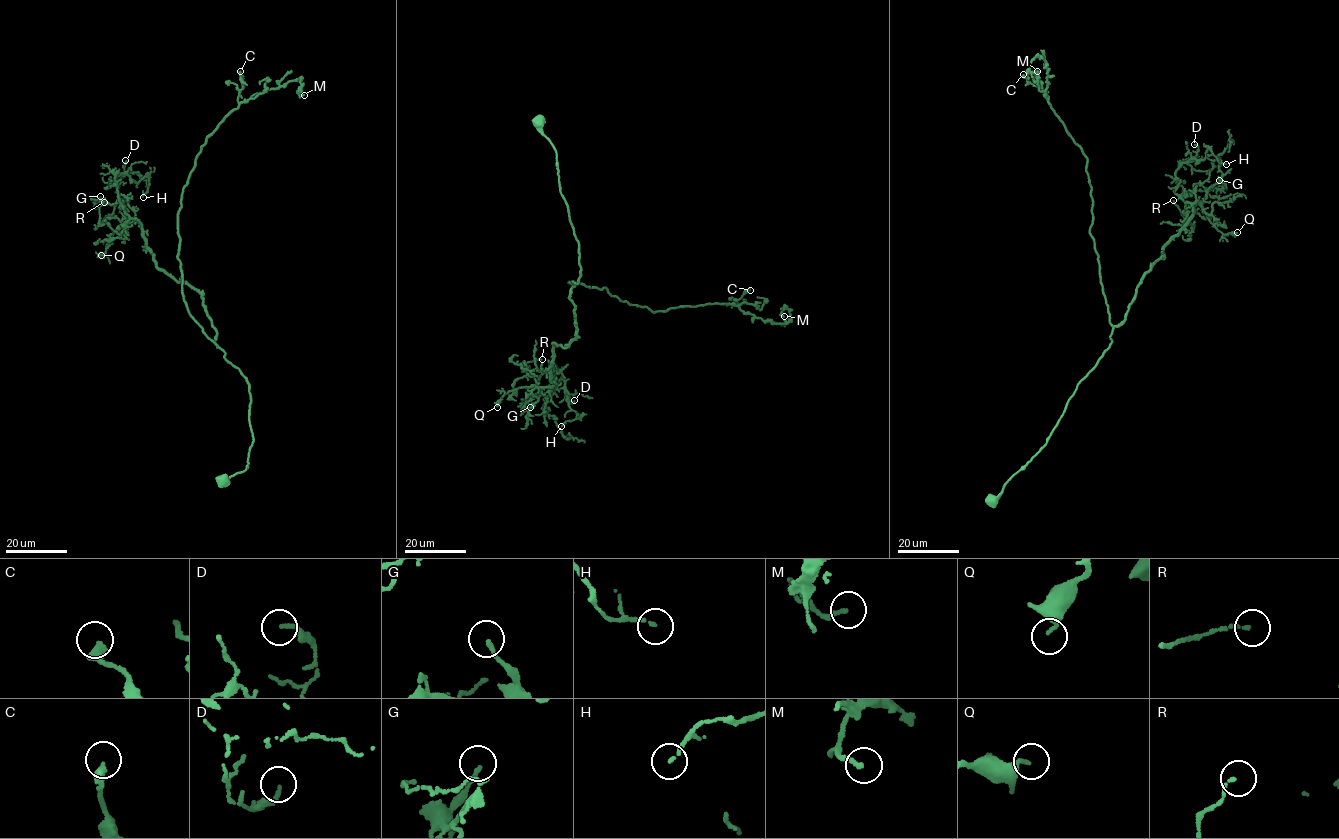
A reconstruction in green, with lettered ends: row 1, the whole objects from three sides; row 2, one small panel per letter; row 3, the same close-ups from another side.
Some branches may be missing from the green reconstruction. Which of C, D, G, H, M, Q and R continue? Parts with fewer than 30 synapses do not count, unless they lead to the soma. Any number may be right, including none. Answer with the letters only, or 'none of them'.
none of them

